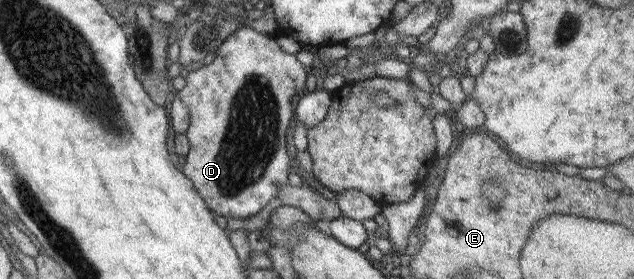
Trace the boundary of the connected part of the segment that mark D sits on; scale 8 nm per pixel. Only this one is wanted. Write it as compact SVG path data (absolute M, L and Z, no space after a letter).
M239 27L235 29L227 39L221 42L221 45L214 53L214 59L208 64L200 68L190 71L185 80L185 86L177 91L176 96L187 106L189 110L188 129L188 152L184 155L185 164L183 170L180 171L183 176L187 177L194 185L197 193L203 198L205 205L216 215L231 219L248 219L253 216L259 209L262 209L268 201L276 197L277 190L288 183L287 175L291 171L289 167L292 165L291 160L287 156L287 143L285 142L285 133L287 127L291 123L294 107L291 105L293 97L297 93L305 92L304 83L305 76L308 74L308 69L303 67L295 58L295 54L289 54L282 51L279 45L275 42L274 36L257 33L249 27Z

